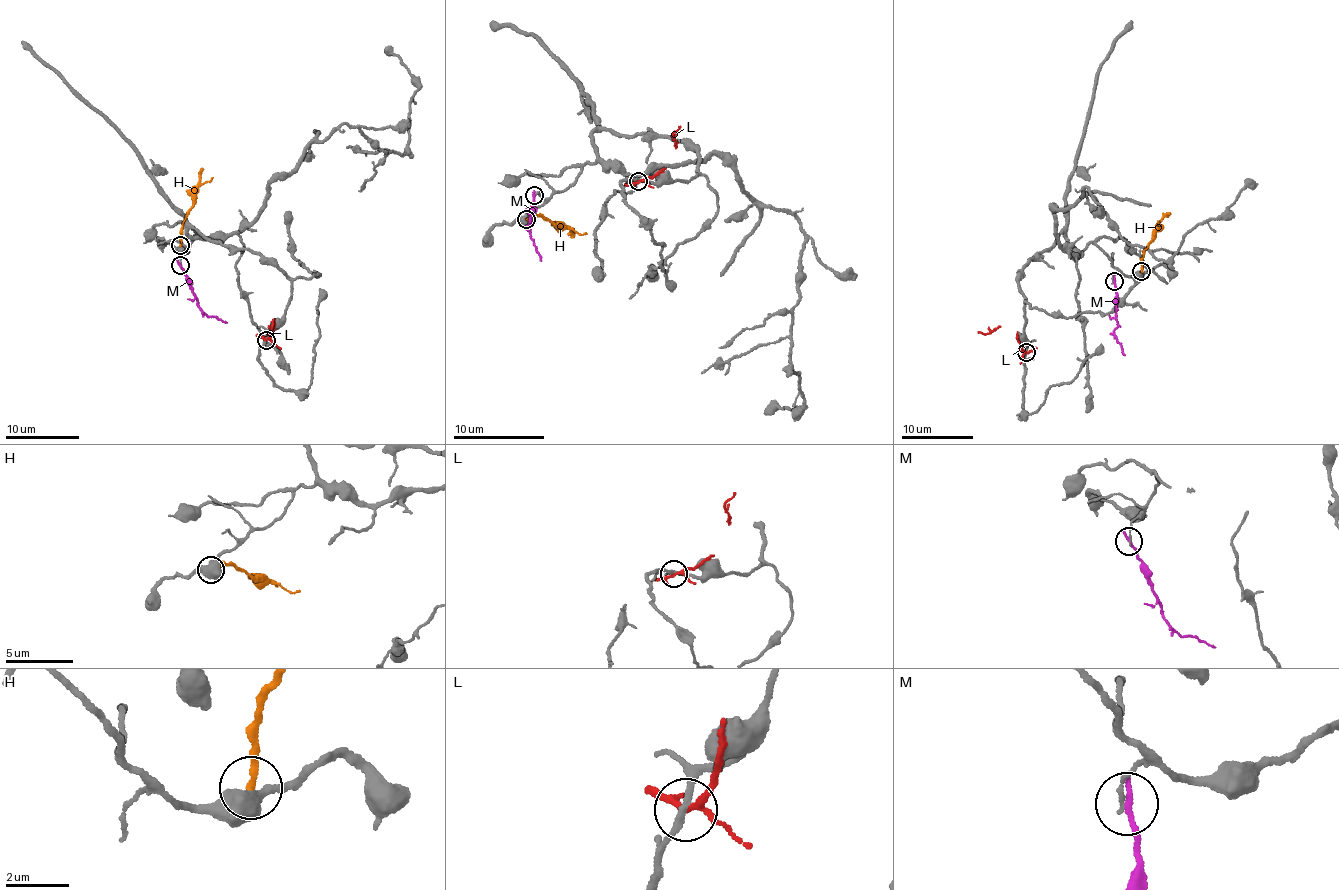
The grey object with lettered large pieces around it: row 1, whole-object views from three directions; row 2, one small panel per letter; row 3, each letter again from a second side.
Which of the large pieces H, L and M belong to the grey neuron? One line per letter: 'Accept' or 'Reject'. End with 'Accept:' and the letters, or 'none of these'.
H: Reject
L: Reject
M: Reject
Accept: none of these

